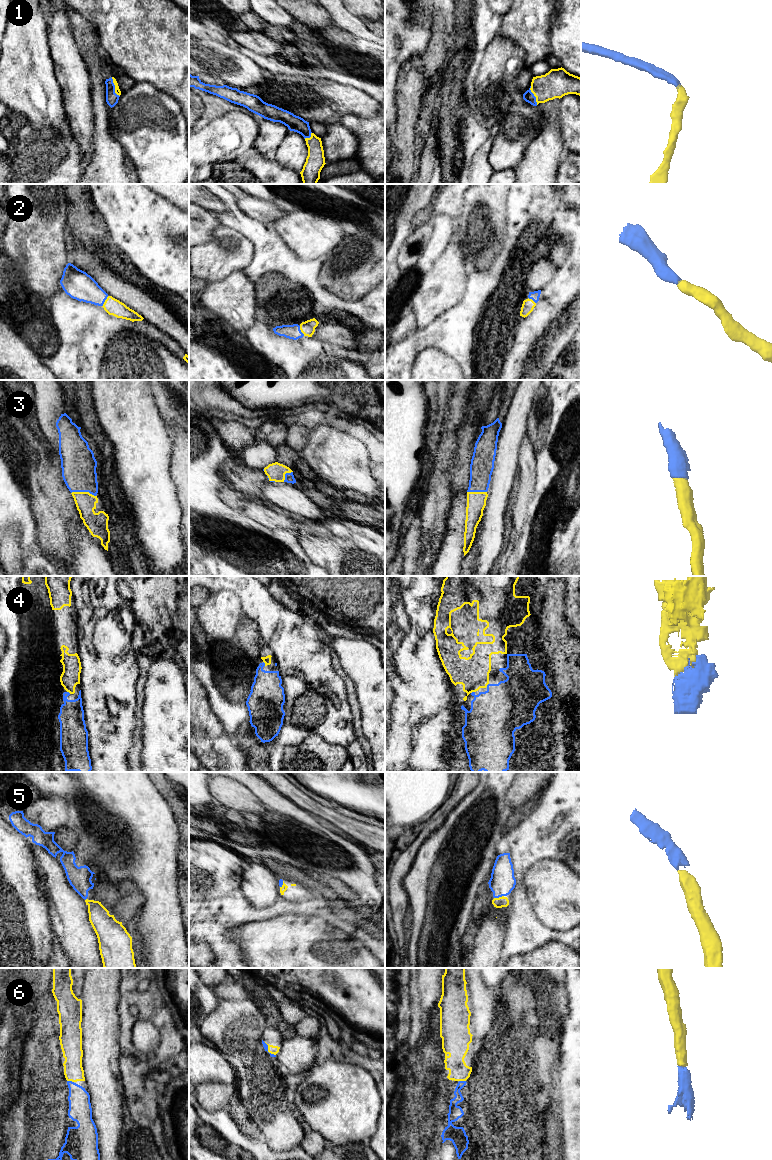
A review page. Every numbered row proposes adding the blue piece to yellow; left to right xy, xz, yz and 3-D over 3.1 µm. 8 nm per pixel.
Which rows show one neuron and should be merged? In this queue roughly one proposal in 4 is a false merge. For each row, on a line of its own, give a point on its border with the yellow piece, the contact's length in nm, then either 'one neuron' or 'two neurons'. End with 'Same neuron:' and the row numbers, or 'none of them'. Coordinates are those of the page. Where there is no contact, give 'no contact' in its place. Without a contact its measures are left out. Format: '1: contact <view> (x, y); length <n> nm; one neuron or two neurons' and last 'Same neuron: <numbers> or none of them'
1: contact xy (115, 87); length 170 nm; one neuron
2: contact xy (105, 301); length 100 nm; one neuron
3: contact xy (83, 492); length 200 nm; one neuron
4: contact xz (264, 662); length 40 nm; one neuron
5: contact yz (499, 897); length 80 nm; one neuron
6: contact xy (70, 1080); length 60 nm; one neuron
Same neuron: 1, 2, 3, 4, 5, 6

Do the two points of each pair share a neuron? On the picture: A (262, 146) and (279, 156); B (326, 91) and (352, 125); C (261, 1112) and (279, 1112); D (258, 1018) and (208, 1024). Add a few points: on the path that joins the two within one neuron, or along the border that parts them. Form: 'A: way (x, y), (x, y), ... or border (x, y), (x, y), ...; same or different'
A: border (288, 133), (271, 156); different
B: border (368, 118), (346, 114), (338, 122); different
C: way (265, 1112), (275, 1112); same
D: way (246, 1018), (220, 1019); same

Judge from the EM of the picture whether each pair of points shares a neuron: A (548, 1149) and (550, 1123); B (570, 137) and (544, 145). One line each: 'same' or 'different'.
A: same
B: different

